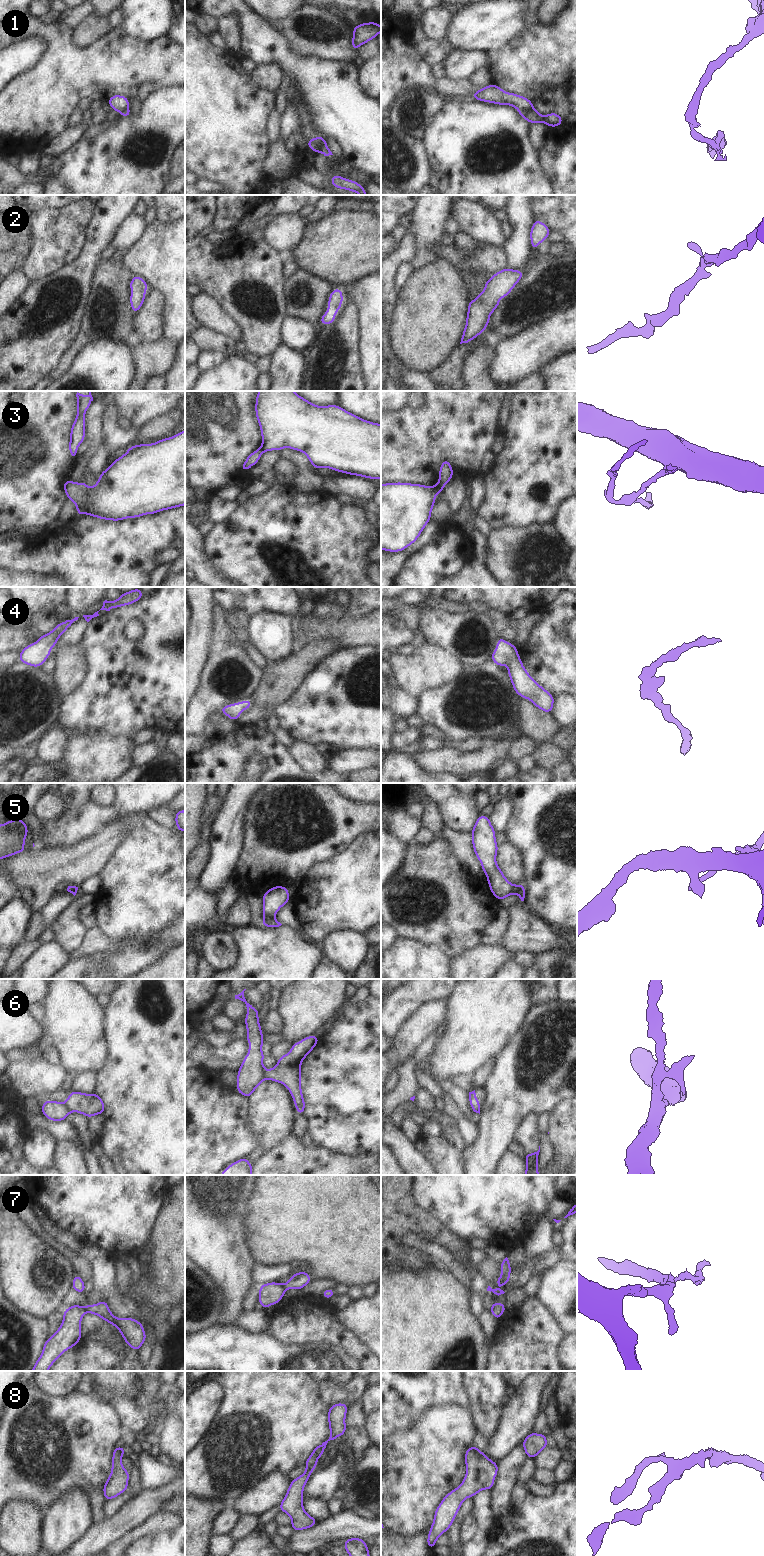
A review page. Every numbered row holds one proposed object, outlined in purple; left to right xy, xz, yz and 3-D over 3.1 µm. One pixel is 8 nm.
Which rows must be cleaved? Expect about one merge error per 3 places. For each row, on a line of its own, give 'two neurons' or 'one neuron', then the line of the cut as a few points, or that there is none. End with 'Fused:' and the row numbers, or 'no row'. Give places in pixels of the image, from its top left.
1: two neurons; cut xz (320, 136), (320, 148), (318, 151)
2: one neuron; cut none
3: two neurons; cut yz (438, 481), (439, 487), (442, 490)
4: one neuron; cut none
5: two neurons; cut xz (264, 915), (273, 917)
6: two neurons; cut xy (65, 1103), (71, 1110)
7: two neurons; cut xz (280, 1284), (285, 1290)
8: one neuron; cut none
Fused: 1, 3, 5, 6, 7

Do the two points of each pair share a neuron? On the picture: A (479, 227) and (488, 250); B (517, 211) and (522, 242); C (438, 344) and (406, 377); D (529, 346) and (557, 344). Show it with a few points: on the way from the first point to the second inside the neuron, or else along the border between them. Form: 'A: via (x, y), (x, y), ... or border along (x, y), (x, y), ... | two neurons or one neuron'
A: border along (479, 242), (490, 242), (503, 246) | two neurons
B: via (521, 219), (521, 234) | one neuron
C: border along (403, 364), (426, 373) | two neurons
D: via (536, 345), (550, 344) | one neuron

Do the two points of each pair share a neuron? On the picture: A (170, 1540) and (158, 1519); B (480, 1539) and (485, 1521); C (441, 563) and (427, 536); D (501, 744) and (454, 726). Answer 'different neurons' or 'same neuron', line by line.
A: different neurons
B: different neurons
C: different neurons
D: different neurons

